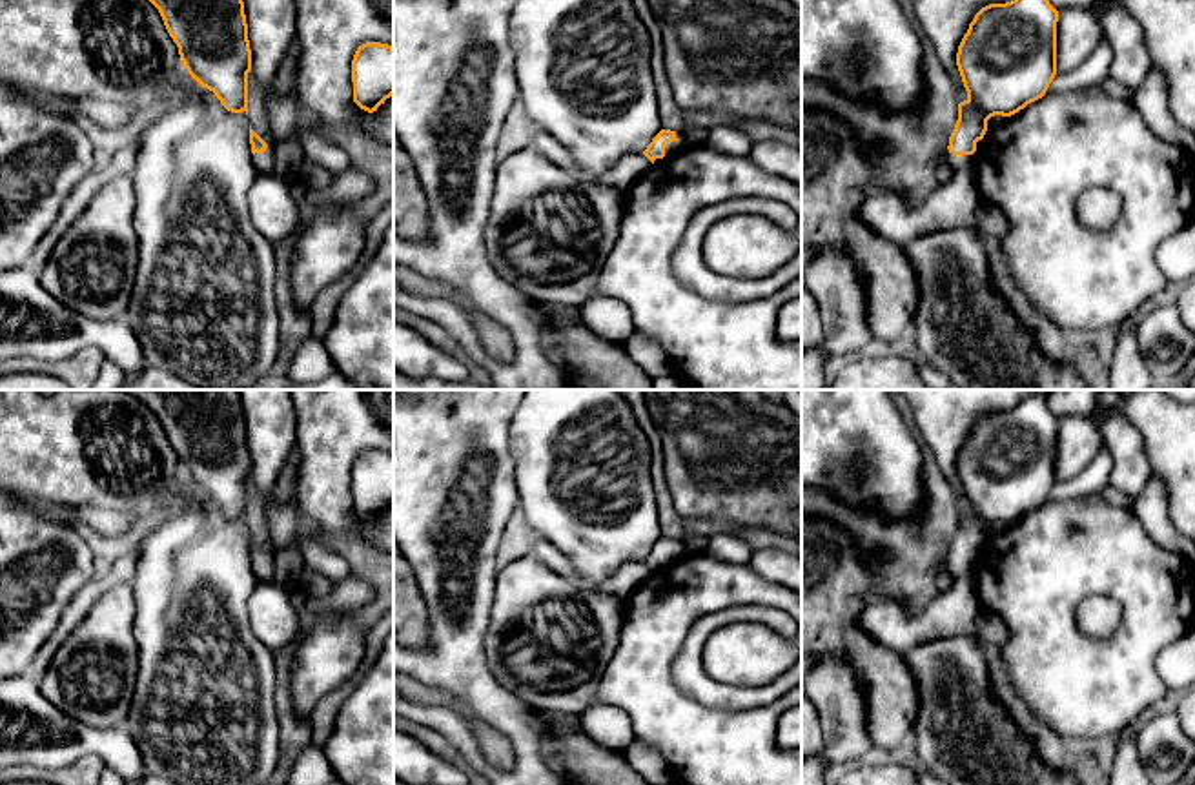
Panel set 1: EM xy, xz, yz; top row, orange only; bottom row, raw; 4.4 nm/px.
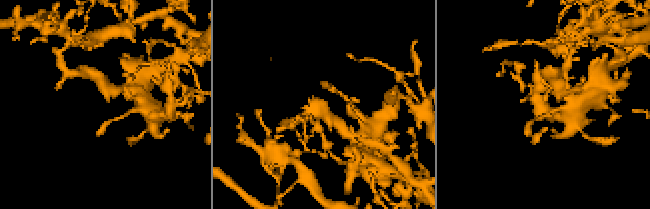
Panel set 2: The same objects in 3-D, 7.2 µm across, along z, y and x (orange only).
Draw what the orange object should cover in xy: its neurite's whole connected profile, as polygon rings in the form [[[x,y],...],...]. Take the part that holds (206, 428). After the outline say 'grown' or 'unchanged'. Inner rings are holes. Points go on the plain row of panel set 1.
[[[122,390],[142,401],[160,421],[164,433],[179,455],[188,481],[213,499],[231,521],[248,523],[248,481],[251,457],[240,390]]]; unchanged

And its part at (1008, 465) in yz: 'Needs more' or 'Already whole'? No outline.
Already whole

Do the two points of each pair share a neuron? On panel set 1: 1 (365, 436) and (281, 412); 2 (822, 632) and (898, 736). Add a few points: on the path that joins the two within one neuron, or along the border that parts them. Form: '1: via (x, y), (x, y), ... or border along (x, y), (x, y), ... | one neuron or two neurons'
1: border along (294, 408), (296, 445) | two neurons
2: via (851, 647), (888, 683), (891, 707) | one neuron

